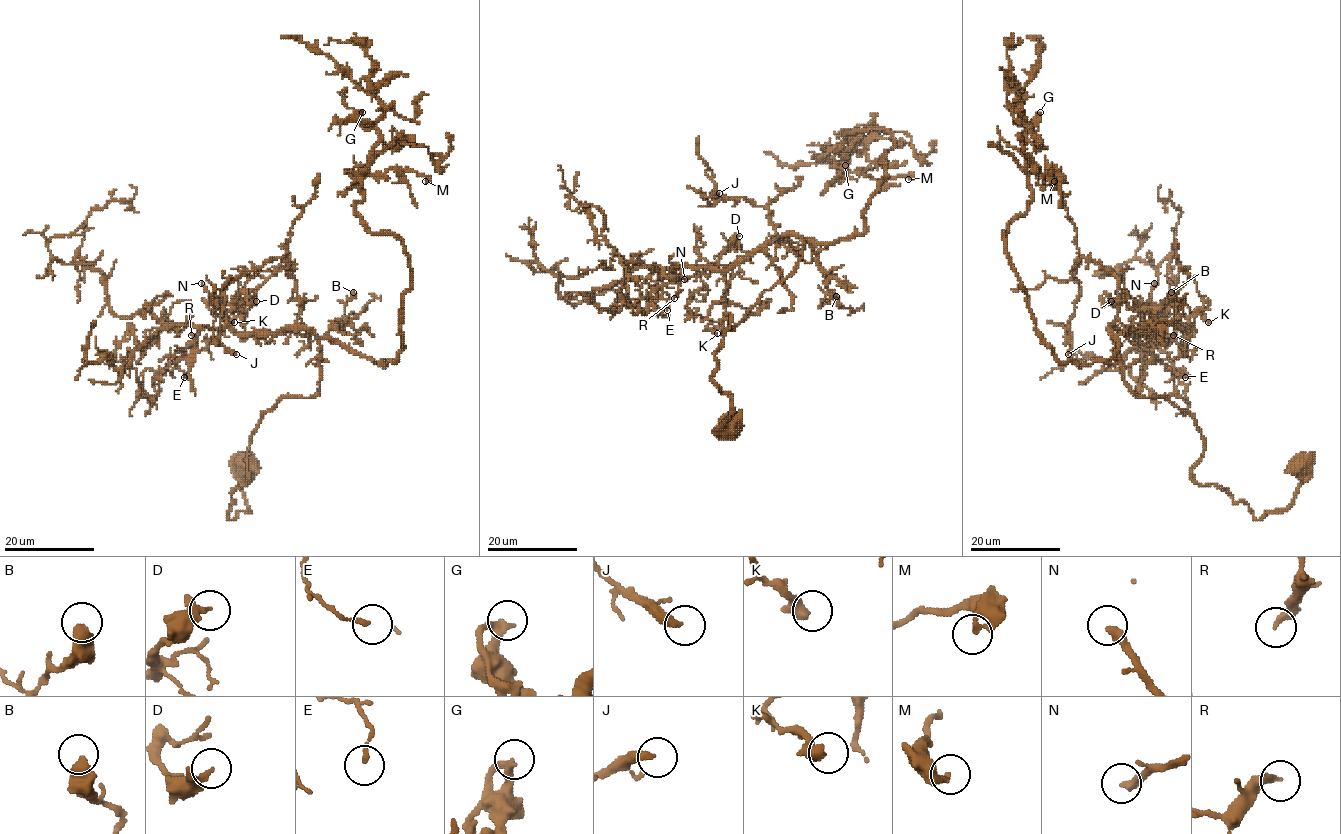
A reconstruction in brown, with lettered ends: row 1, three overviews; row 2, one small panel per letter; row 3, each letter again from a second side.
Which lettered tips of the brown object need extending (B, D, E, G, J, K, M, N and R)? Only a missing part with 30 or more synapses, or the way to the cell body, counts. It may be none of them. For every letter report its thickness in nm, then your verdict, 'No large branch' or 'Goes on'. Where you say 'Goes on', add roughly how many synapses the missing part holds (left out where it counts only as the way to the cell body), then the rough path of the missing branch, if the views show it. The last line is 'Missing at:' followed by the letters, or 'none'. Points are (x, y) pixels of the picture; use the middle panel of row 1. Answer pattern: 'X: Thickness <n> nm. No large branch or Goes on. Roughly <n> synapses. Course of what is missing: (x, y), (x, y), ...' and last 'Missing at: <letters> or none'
B: Thickness 500 nm. No large branch
D: Thickness 190 nm. No large branch
E: Thickness 140 nm. No large branch
G: Thickness 280 nm. No large branch
J: Thickness 320 nm. No large branch
K: Thickness 480 nm. No large branch
M: Thickness 280 nm. No large branch
N: Thickness 320 nm. Goes on. Roughly 45 synapses. Course of what is missing: (684, 279), (672, 291), (654, 297), (646, 306), (638, 307), (620, 321), (603, 315)
R: Thickness 260 nm. No large branch
Missing at: N

